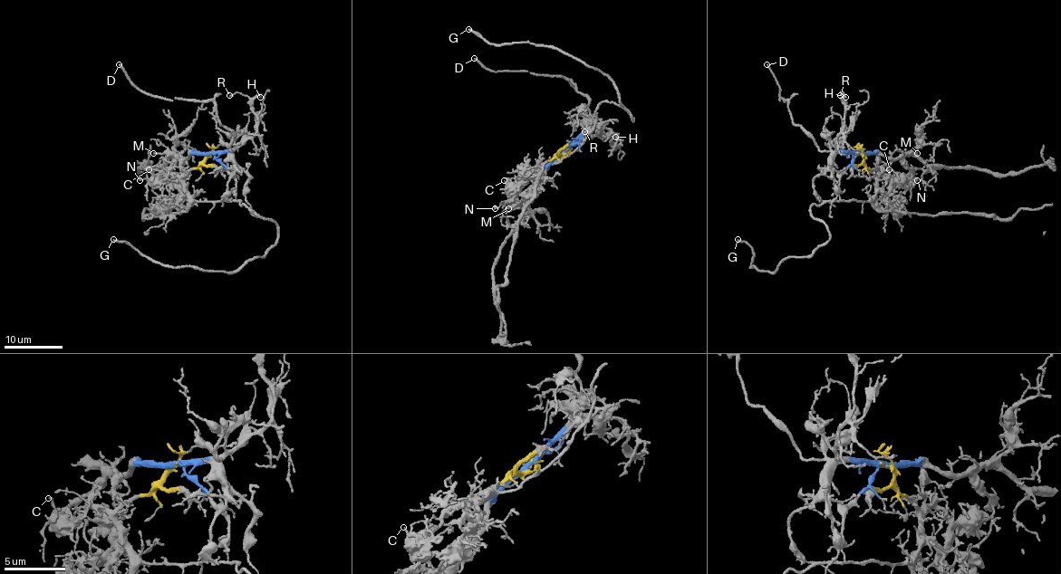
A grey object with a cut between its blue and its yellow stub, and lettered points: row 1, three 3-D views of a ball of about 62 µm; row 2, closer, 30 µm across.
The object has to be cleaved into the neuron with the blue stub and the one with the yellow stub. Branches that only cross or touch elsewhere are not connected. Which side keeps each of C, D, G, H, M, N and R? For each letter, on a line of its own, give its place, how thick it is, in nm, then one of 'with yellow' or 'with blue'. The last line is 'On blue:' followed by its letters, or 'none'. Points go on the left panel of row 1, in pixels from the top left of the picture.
C: place (149, 169); calibre 130 nm; with yellow
D: place (119, 64); calibre 200 nm; with blue
G: place (113, 239); calibre 240 nm; with yellow
H: place (260, 97); calibre 120 nm; with blue
M: place (153, 153); calibre 120 nm; with blue
N: place (139, 180); calibre 180 nm; with blue
R: place (229, 95); calibre 170 nm; with blue
On blue: D, H, M, N, R

